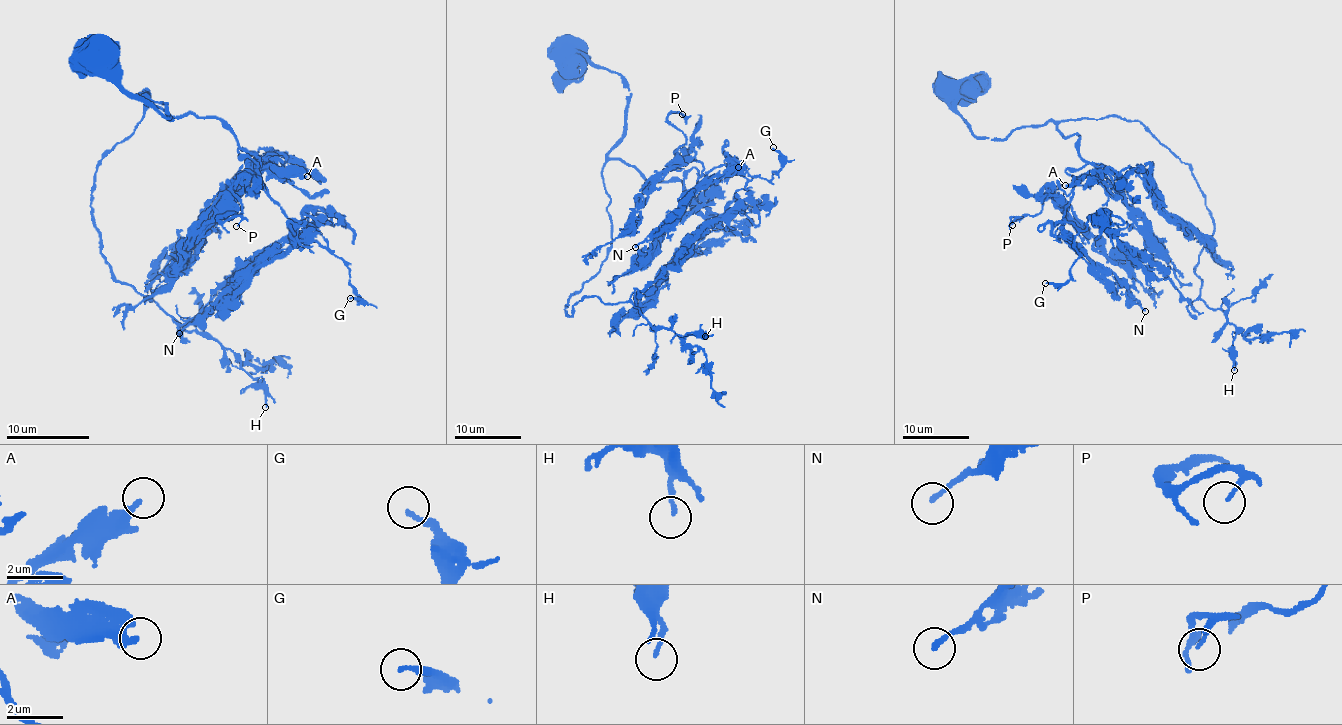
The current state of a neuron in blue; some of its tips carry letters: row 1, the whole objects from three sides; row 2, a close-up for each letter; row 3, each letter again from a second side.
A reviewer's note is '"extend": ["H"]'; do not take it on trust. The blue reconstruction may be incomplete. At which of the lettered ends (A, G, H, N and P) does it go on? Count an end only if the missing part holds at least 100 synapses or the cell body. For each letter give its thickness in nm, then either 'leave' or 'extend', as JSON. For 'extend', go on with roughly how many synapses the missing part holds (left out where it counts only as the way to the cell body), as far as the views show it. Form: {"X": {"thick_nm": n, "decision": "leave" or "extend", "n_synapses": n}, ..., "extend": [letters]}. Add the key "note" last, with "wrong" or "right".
{"A": {"thick_nm": 240, "decision": "leave"}, "G": {"thick_nm": 170, "decision": "extend", "n_synapses": 150}, "H": {"thick_nm": 130, "decision": "leave"}, "N": {"thick_nm": 180, "decision": "leave"}, "P": {"thick_nm": 120, "decision": "leave"}, "extend": ["G"], "note": "wrong"}

